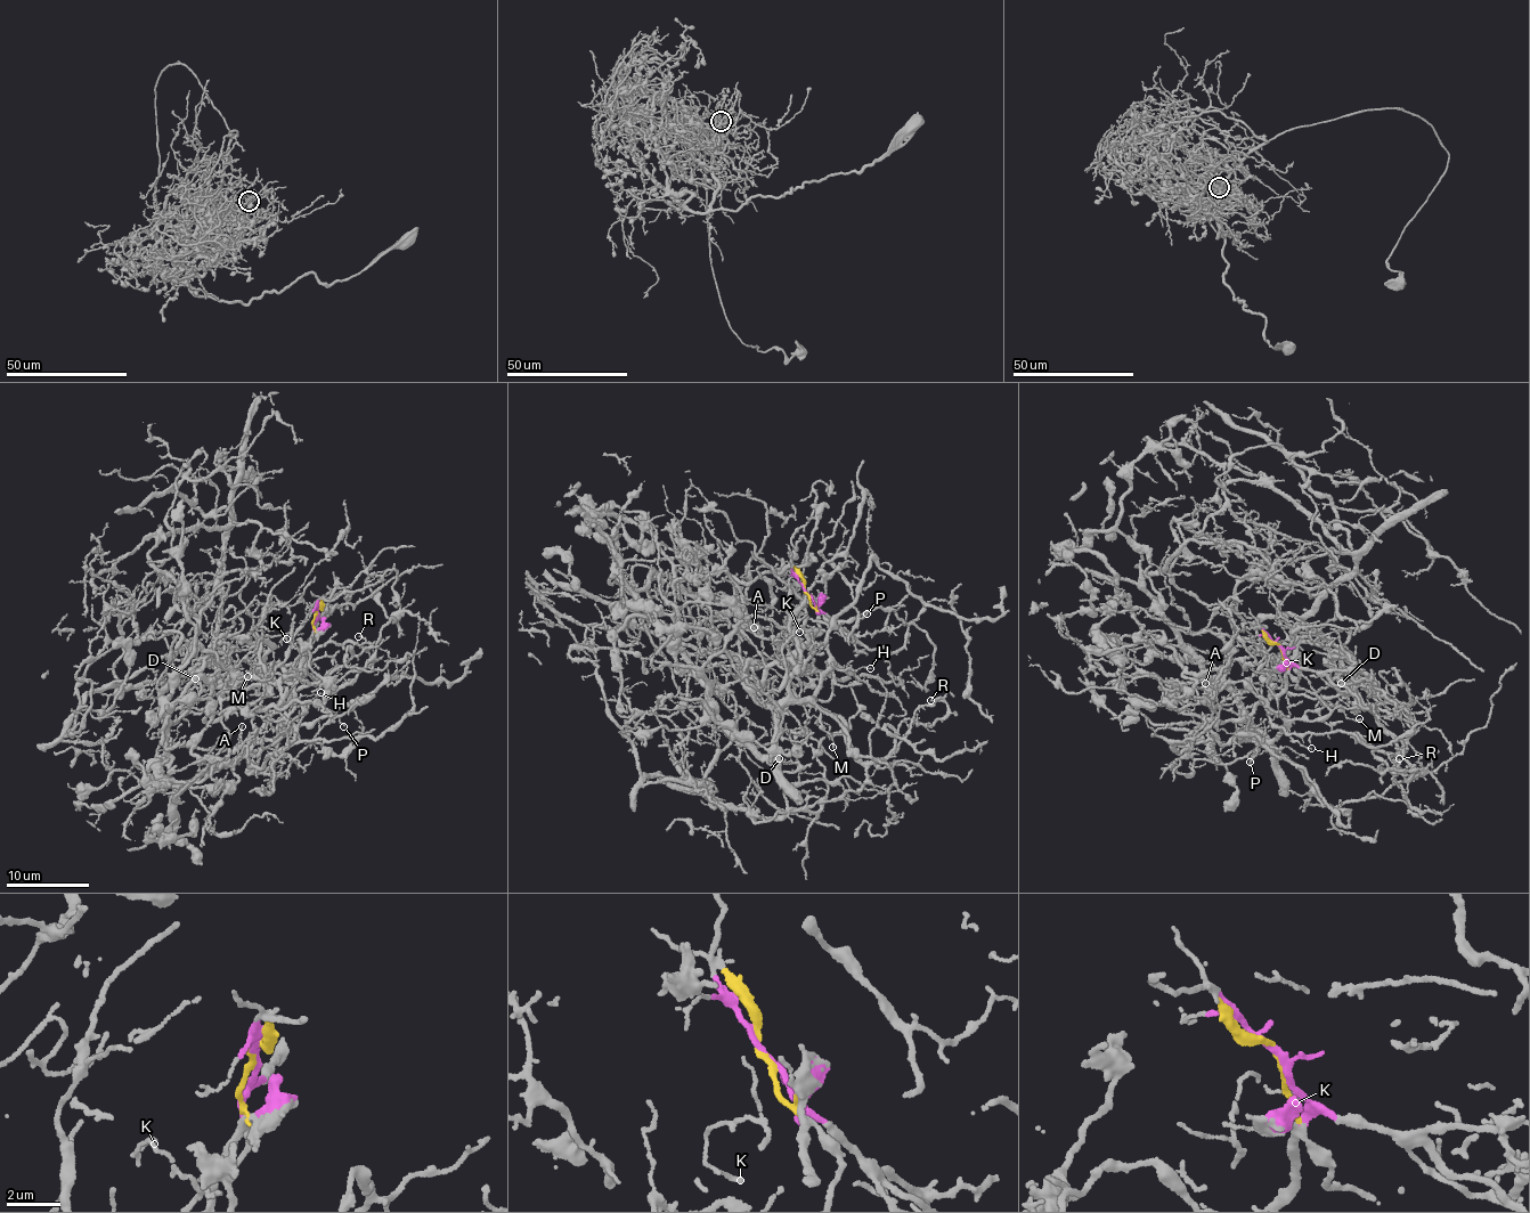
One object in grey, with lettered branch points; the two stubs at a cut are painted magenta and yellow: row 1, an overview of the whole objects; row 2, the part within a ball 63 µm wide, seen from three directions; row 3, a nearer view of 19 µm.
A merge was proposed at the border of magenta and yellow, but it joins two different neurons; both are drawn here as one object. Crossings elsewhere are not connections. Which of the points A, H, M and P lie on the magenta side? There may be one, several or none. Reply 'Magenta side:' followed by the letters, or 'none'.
Magenta side: none

